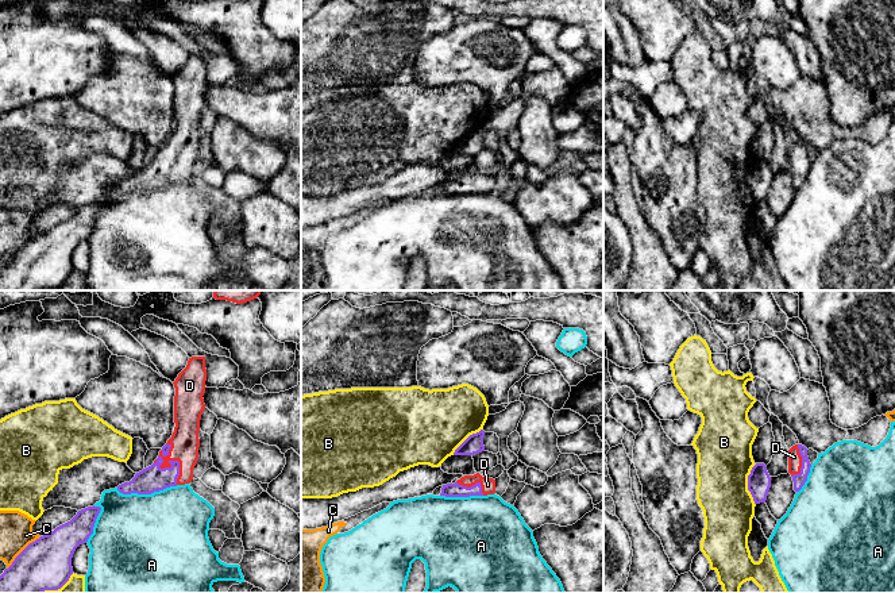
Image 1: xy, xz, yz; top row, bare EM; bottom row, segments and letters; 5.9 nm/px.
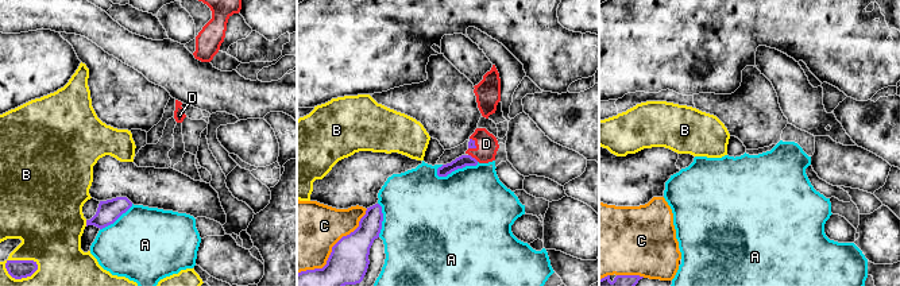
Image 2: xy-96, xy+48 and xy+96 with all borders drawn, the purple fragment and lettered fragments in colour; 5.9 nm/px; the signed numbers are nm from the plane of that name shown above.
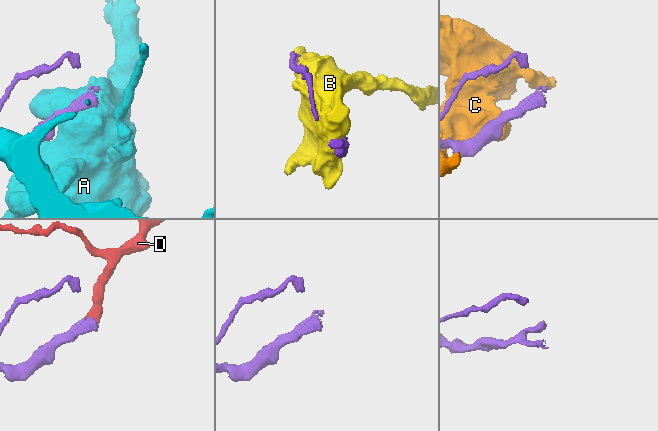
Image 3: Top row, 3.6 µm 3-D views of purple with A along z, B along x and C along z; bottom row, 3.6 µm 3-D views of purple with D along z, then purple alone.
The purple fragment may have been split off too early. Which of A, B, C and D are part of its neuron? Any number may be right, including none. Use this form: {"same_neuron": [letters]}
{"same_neuron": ["D"]}

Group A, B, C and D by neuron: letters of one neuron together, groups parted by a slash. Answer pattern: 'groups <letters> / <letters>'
groups A / B / C / D

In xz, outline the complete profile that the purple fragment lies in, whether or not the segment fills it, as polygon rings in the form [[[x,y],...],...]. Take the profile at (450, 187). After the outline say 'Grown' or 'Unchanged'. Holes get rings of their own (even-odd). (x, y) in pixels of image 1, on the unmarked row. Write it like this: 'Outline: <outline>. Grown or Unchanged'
Outline: [[[479,170],[464,173],[455,181],[443,182],[440,193],[445,195],[470,195],[487,193],[495,190],[495,177],[485,176]]]. Grown

